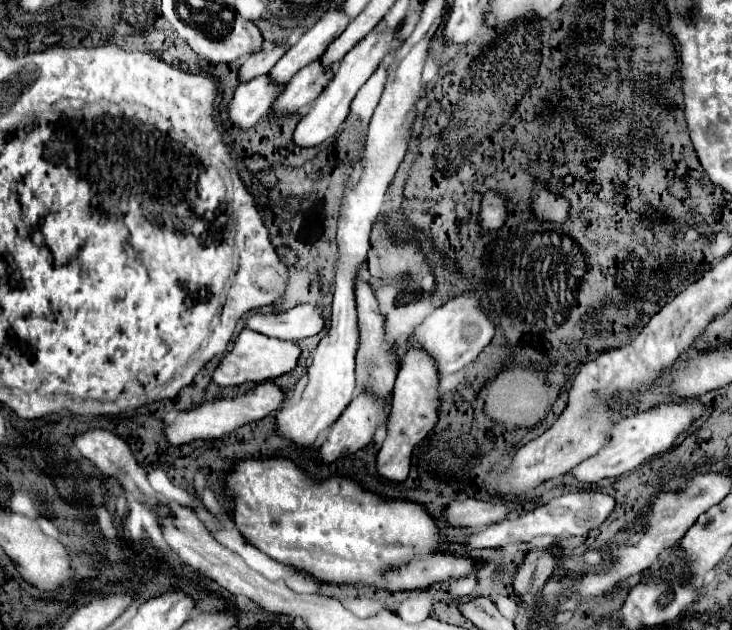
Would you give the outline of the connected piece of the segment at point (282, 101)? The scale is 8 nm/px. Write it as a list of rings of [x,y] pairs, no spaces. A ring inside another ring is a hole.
[[[321,59],[309,63],[297,77],[283,87],[281,97],[273,105],[273,115],[291,115],[297,111],[307,109],[325,89],[329,79],[333,77],[333,67],[323,67]]]

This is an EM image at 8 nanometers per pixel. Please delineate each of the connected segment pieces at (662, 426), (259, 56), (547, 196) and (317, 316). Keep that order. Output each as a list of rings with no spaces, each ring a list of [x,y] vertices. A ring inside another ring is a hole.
[[[693,399],[693,401],[679,401],[679,403],[663,403],[651,411],[637,413],[633,417],[625,417],[625,419],[617,421],[613,425],[613,429],[609,431],[607,445],[603,445],[593,457],[575,465],[569,473],[577,483],[587,483],[587,485],[593,485],[601,479],[619,477],[619,475],[635,469],[637,465],[641,465],[649,457],[655,457],[655,455],[671,449],[675,439],[695,419],[699,419],[703,415],[703,411],[705,411],[705,407],[699,403],[699,399]]]
[[[275,43],[271,49],[259,49],[257,53],[253,53],[239,69],[239,81],[251,81],[253,77],[265,75],[273,69],[273,65],[281,59],[281,55],[285,55],[285,51],[289,49],[287,43]]]
[[[541,183],[535,185],[535,203],[533,203],[533,209],[535,209],[535,215],[539,219],[545,219],[545,221],[557,221],[557,223],[563,223],[569,219],[569,203],[547,191],[545,187],[541,187]]]
[[[297,305],[285,313],[253,315],[247,319],[247,327],[267,337],[299,341],[313,337],[325,329],[325,317],[315,305]]]

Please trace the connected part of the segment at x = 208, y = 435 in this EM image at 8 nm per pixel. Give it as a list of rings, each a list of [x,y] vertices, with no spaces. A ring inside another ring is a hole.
[[[273,379],[263,381],[263,383],[255,385],[251,391],[247,391],[245,395],[217,397],[213,401],[201,403],[195,409],[181,411],[171,423],[165,423],[163,435],[173,447],[181,447],[181,445],[187,445],[187,443],[197,441],[197,439],[219,439],[223,435],[229,435],[231,431],[235,431],[237,427],[241,427],[245,423],[259,421],[259,419],[271,415],[273,411],[277,411],[281,407],[283,399],[285,399],[285,389],[281,389]]]

